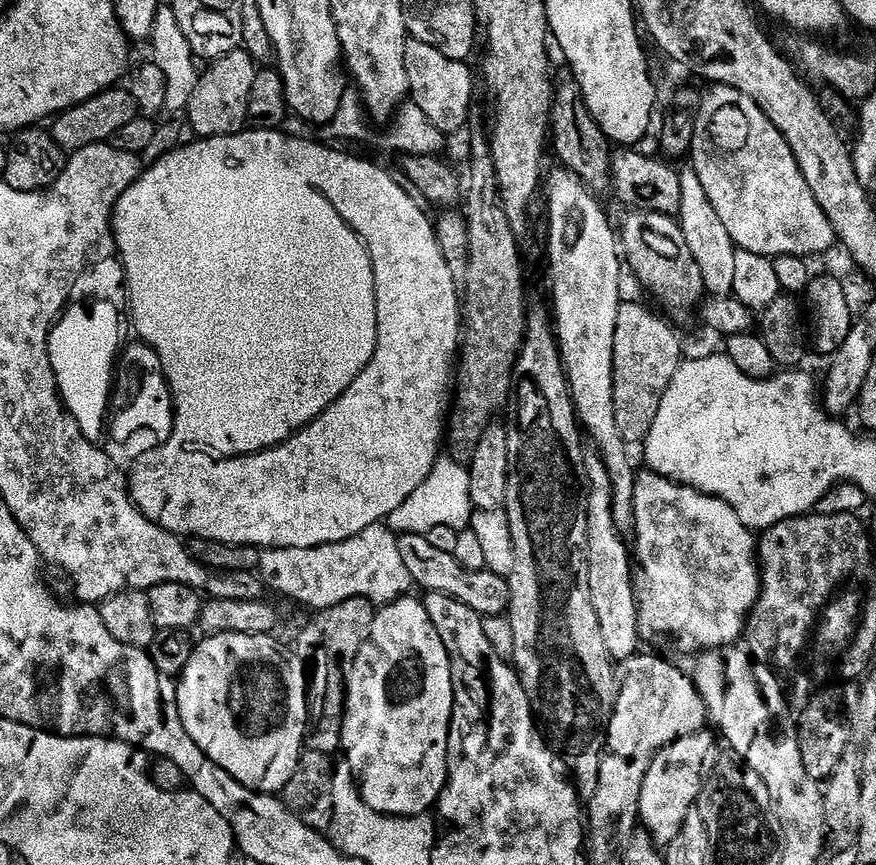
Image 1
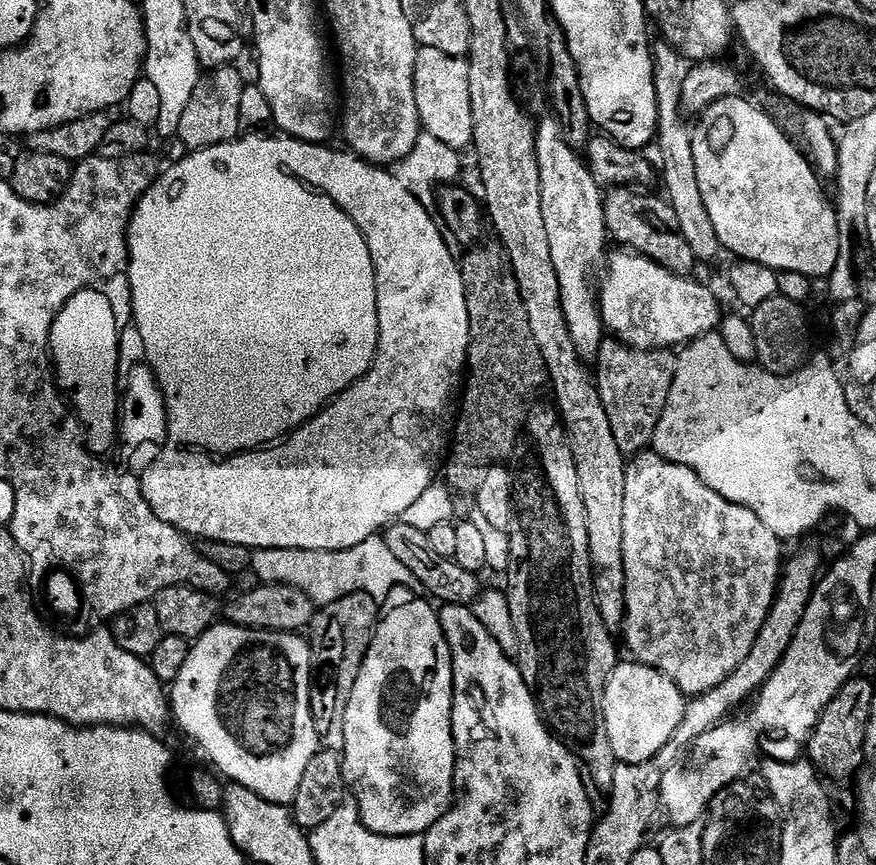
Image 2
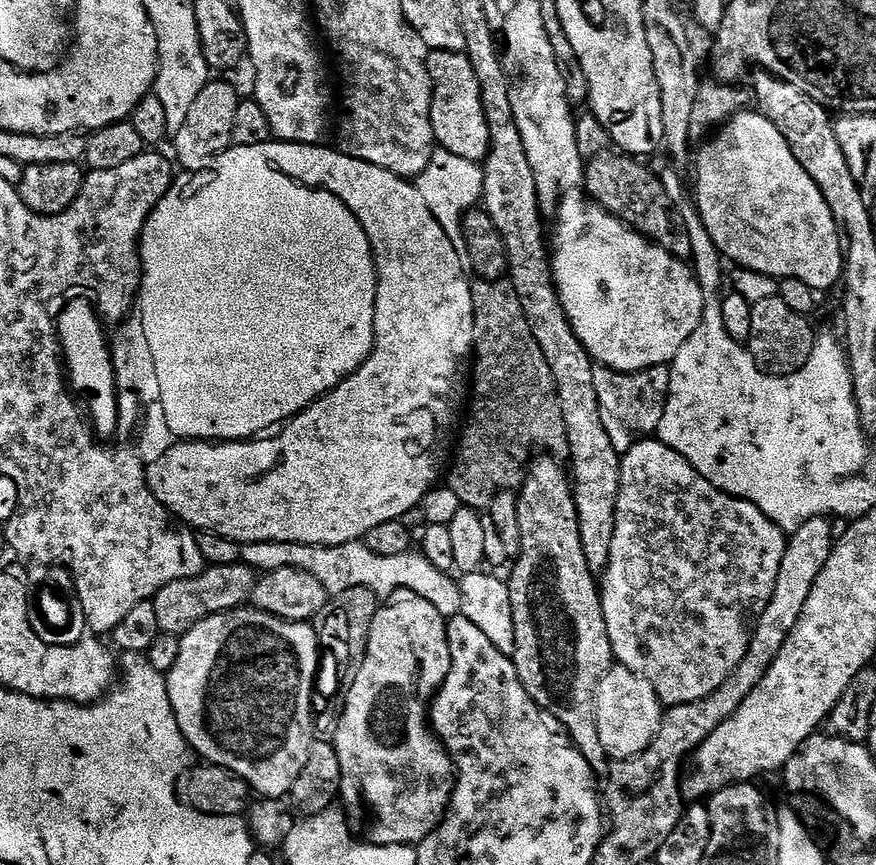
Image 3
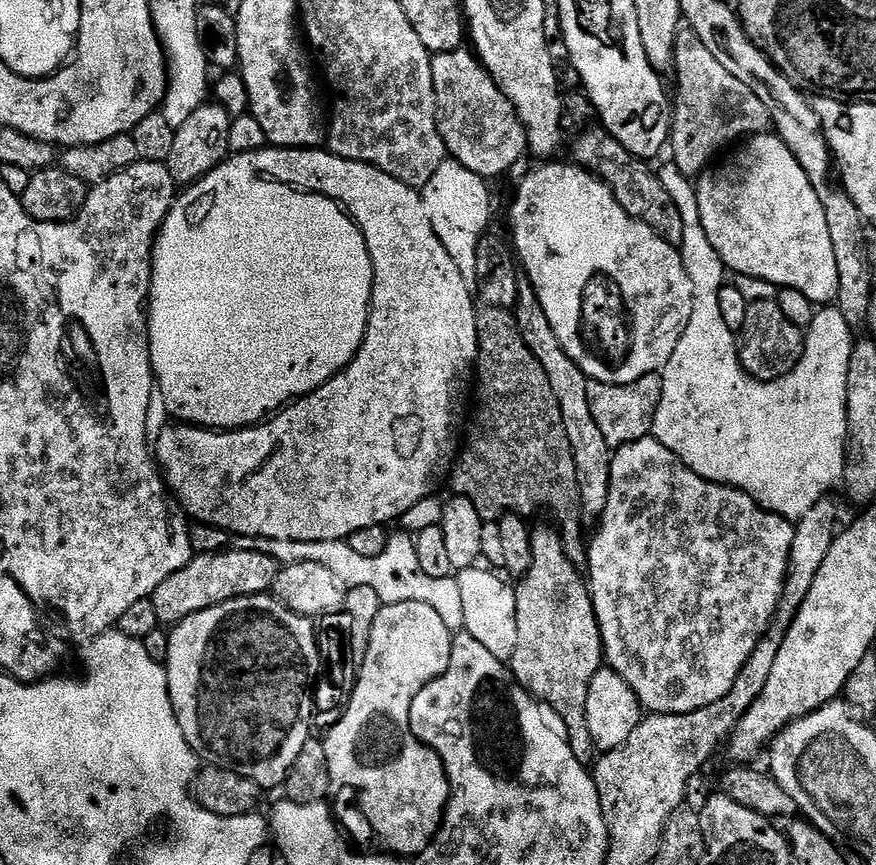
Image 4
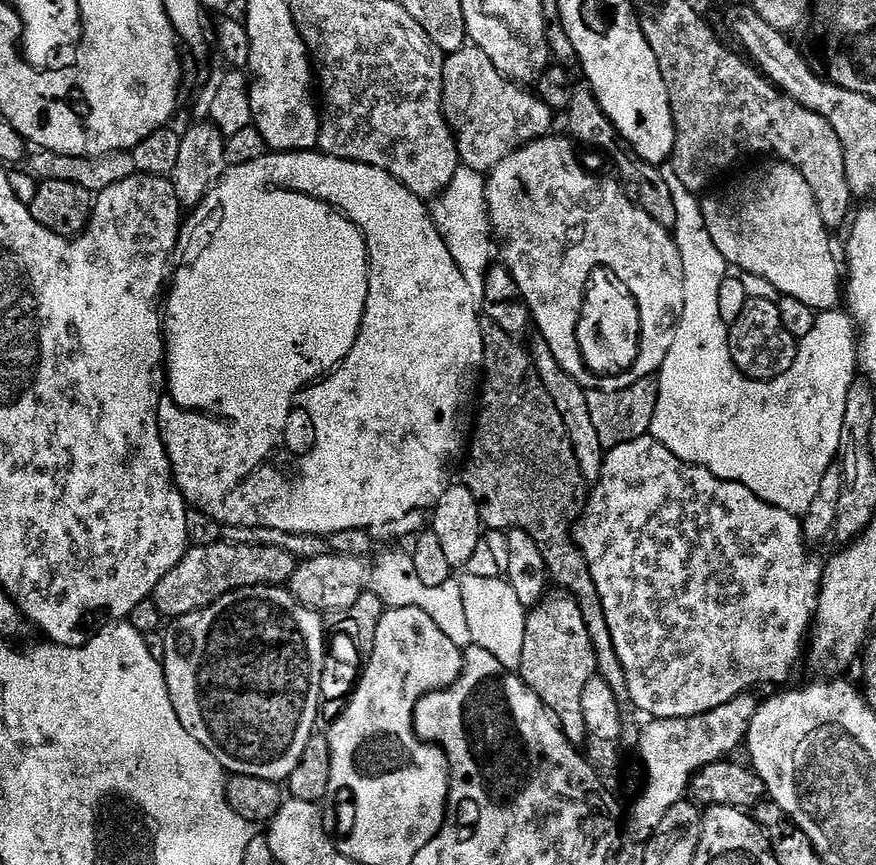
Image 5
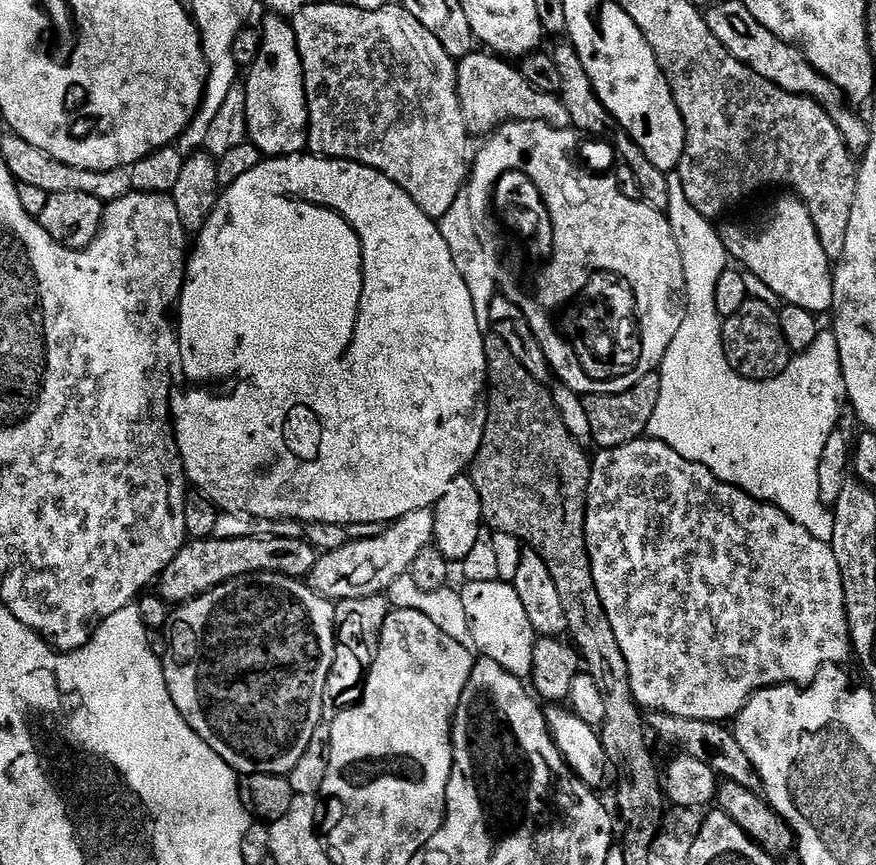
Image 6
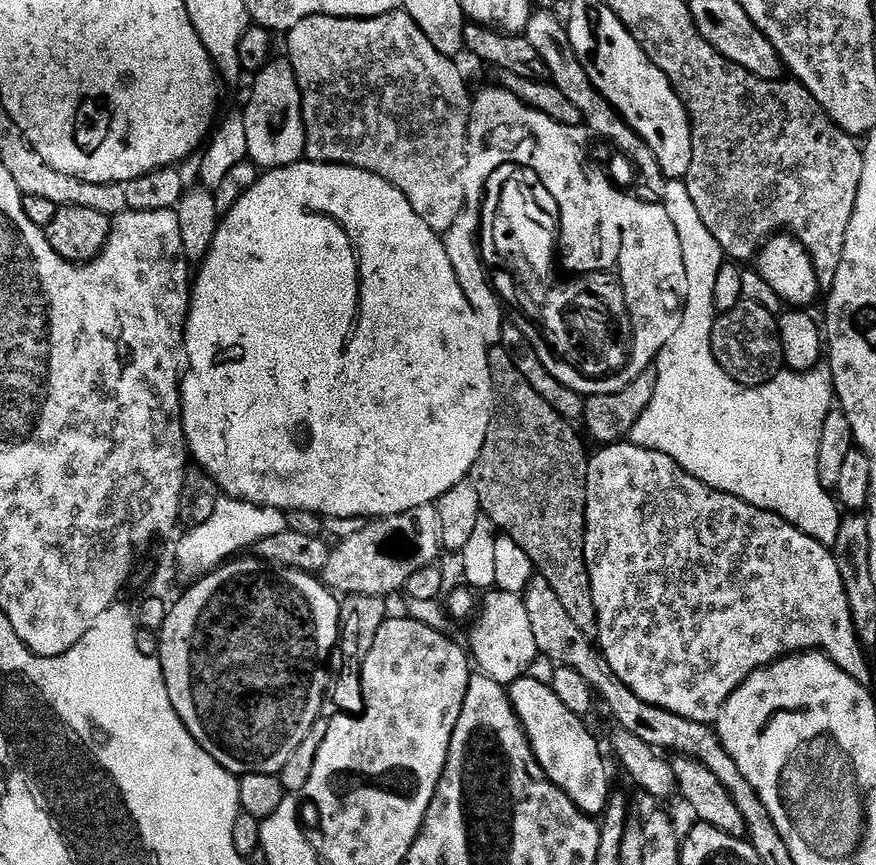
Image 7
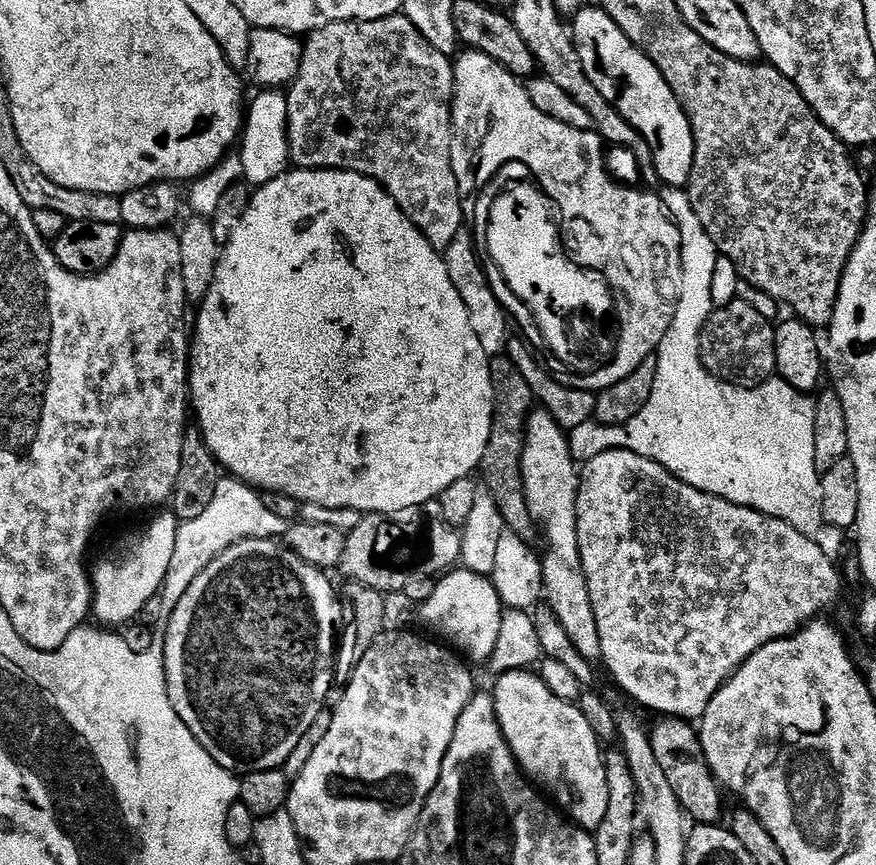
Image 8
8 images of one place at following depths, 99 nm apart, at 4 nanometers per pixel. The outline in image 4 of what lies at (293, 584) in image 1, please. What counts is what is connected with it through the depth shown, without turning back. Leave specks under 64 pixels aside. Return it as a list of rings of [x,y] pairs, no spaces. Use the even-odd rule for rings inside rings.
[[[400,530],[396,536],[389,535],[386,550],[374,558],[362,558],[362,554],[354,554],[347,540],[319,540],[318,542],[302,542],[301,540],[273,540],[261,536],[246,536],[239,541],[242,550],[254,550],[258,554],[270,554],[281,564],[297,564],[298,562],[318,562],[330,570],[334,570],[337,578],[344,581],[348,588],[370,586],[378,594],[381,605],[398,602],[426,602],[442,614],[446,626],[453,634],[464,631],[462,618],[462,593],[458,590],[458,582],[452,576],[446,578],[430,578],[418,564],[418,550],[415,539],[407,531]]]

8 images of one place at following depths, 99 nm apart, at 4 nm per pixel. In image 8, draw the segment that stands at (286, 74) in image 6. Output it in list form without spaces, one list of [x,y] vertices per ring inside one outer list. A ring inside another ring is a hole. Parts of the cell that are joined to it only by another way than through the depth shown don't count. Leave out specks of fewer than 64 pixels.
[[[260,90],[253,98],[252,105],[247,105],[246,115],[242,120],[242,135],[238,141],[238,155],[242,160],[244,180],[249,185],[259,186],[274,182],[282,173],[290,168],[292,155],[290,154],[290,142],[288,141],[288,98],[280,90]]]

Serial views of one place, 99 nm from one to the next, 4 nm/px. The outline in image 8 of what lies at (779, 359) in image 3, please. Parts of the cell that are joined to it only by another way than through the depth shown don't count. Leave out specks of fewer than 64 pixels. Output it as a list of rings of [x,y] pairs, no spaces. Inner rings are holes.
[[[742,299],[715,309],[704,323],[700,335],[700,357],[704,369],[726,384],[736,388],[756,388],[777,375],[776,328],[759,308],[750,306]]]

